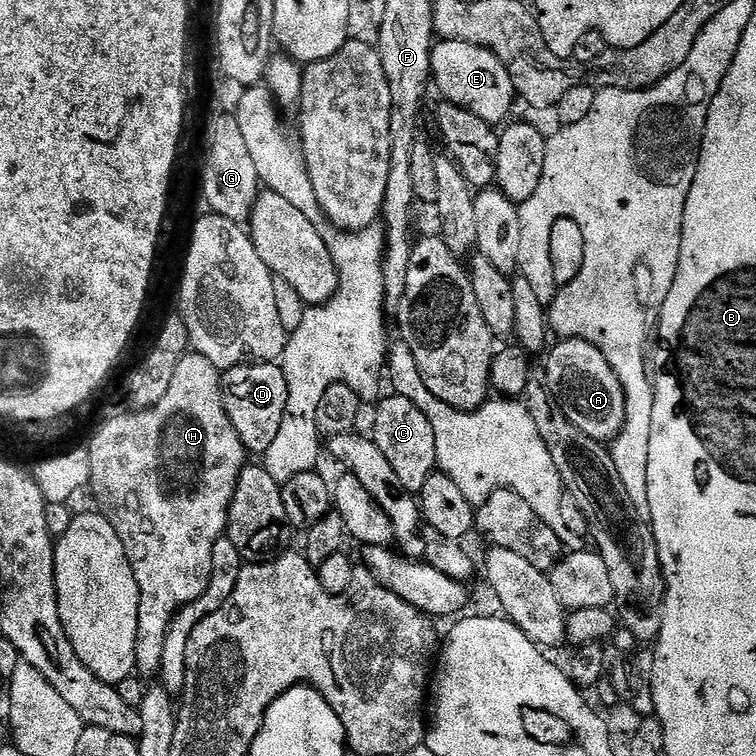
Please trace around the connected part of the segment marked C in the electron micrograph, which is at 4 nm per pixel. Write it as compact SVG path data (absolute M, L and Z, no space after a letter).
M395 394L386 396L375 405L377 406L376 425L373 426L372 432L370 431L371 439L376 441L378 450L386 454L386 462L394 466L394 474L398 474L398 482L402 482L406 491L419 494L422 486L426 486L426 478L430 478L438 468L434 430L426 414L422 414L422 410L418 410L418 406L410 402L410 398L402 398Z

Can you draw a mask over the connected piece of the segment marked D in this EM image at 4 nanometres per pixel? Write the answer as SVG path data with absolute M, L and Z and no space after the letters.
M279 363L240 364L229 368L220 377L220 389L224 399L224 409L249 453L263 454L270 450L278 429L282 426L282 414L286 410L286 378Z

